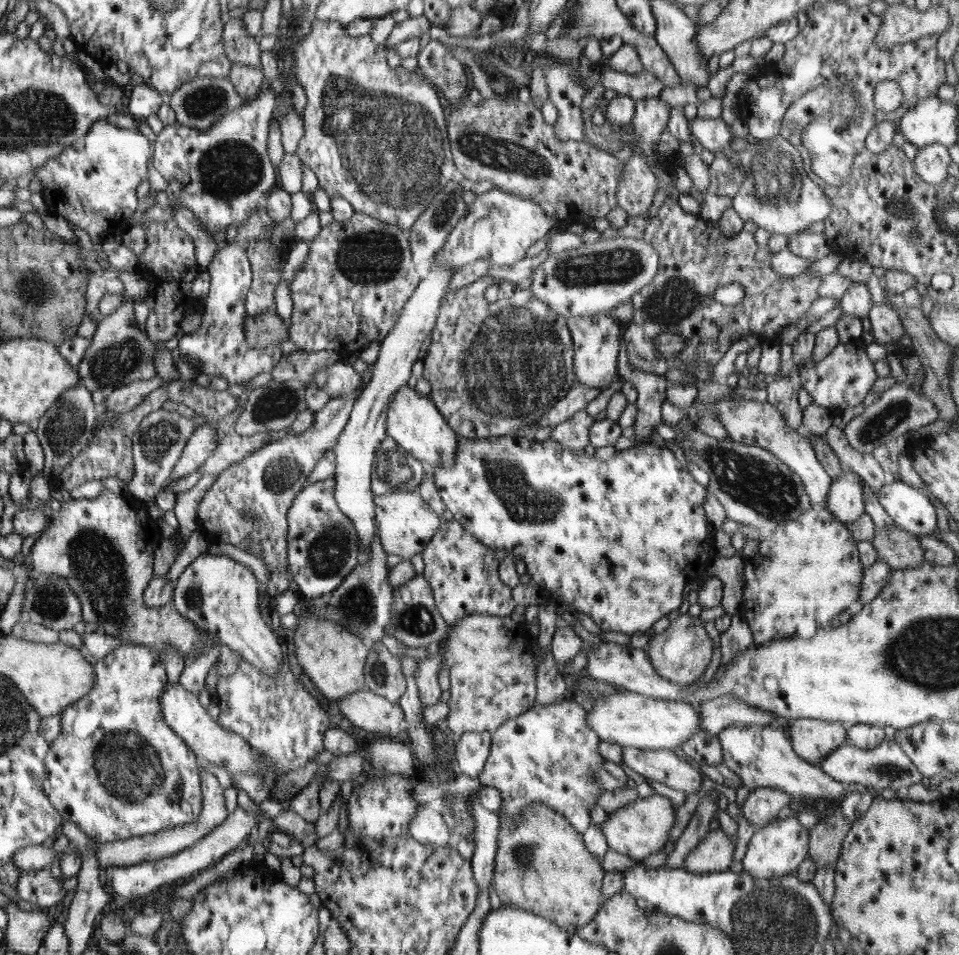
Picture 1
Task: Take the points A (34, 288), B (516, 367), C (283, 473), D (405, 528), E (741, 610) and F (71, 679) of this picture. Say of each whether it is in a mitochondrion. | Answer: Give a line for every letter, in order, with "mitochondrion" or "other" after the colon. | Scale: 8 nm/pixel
A: mitochondrion
B: mitochondrion
C: mitochondrion
D: other
E: other
F: other

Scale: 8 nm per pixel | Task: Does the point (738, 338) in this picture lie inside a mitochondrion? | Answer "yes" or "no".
no

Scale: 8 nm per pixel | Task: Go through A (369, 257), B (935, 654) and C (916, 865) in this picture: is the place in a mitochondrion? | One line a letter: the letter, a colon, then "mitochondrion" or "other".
A: mitochondrion
B: mitochondrion
C: other

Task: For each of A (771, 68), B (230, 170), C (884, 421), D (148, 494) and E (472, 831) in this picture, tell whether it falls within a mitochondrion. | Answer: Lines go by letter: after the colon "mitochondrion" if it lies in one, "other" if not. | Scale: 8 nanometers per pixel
A: other
B: mitochondrion
C: mitochondrion
D: other
E: other

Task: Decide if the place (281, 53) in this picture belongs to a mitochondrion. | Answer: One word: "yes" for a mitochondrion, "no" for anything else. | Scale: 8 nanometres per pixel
no

